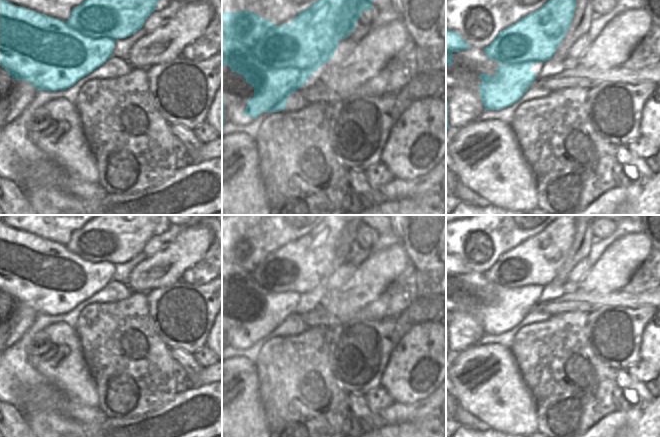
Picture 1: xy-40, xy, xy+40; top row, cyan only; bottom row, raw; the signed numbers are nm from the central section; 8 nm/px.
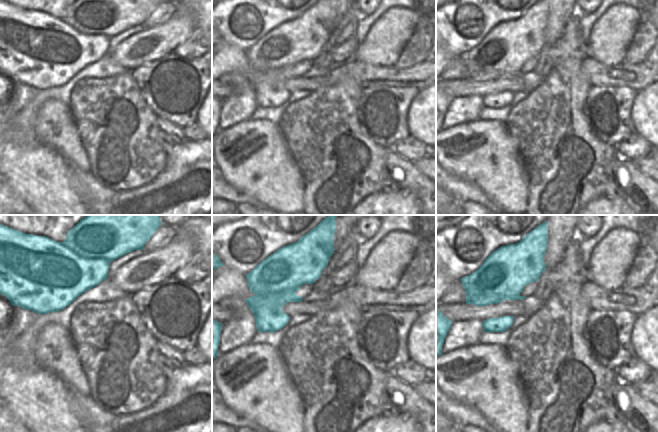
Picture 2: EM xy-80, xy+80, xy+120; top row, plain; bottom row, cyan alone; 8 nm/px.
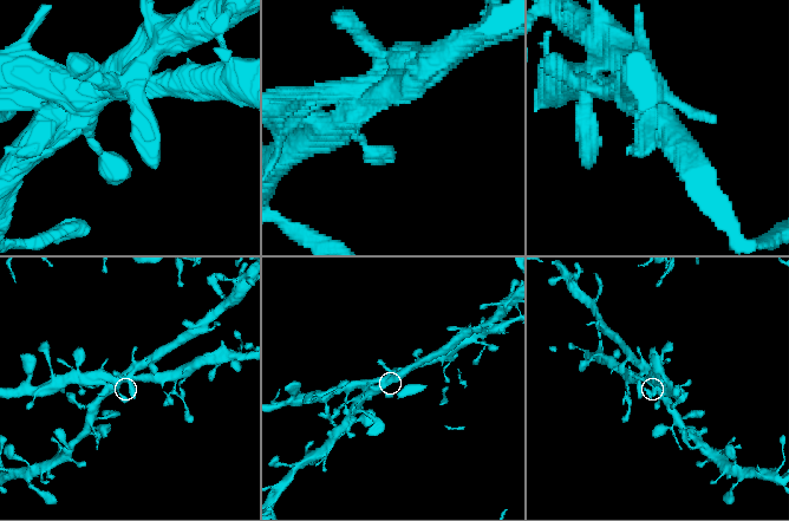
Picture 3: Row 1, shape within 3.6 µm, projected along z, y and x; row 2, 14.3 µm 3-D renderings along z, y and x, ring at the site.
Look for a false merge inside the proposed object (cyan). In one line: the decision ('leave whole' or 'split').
split

